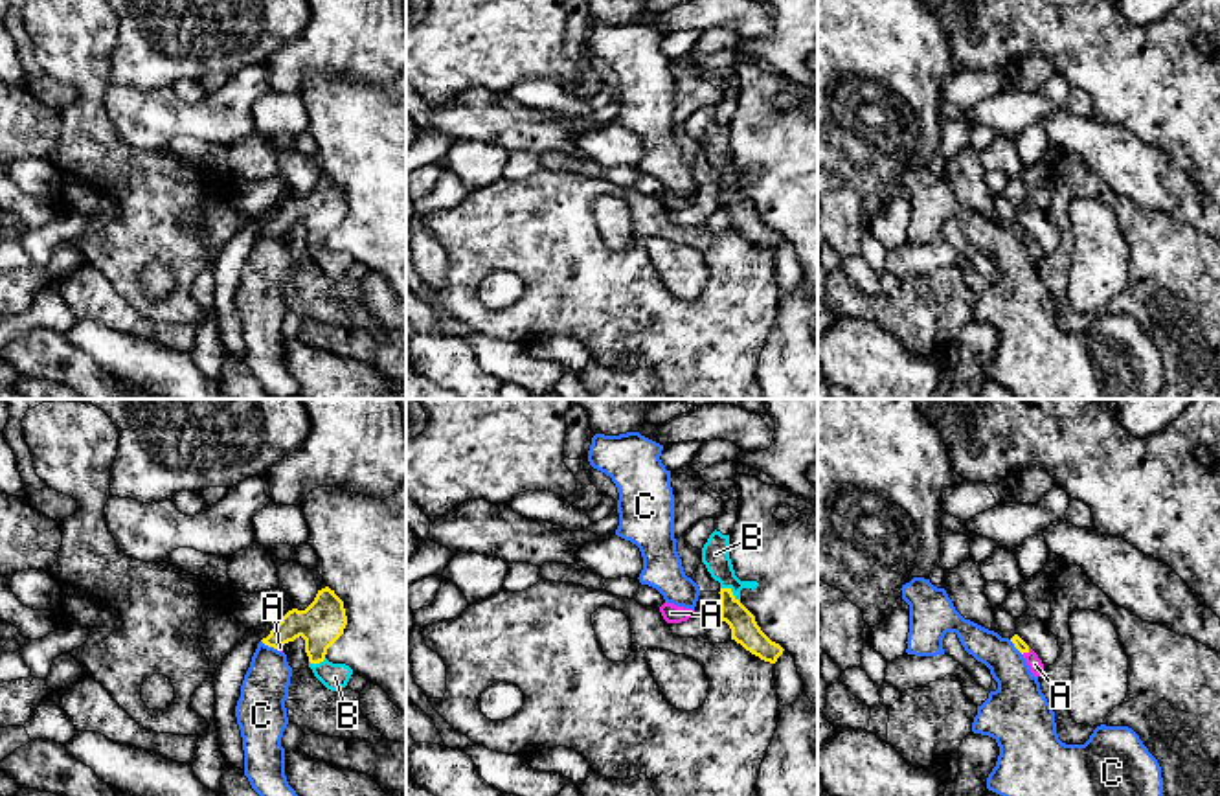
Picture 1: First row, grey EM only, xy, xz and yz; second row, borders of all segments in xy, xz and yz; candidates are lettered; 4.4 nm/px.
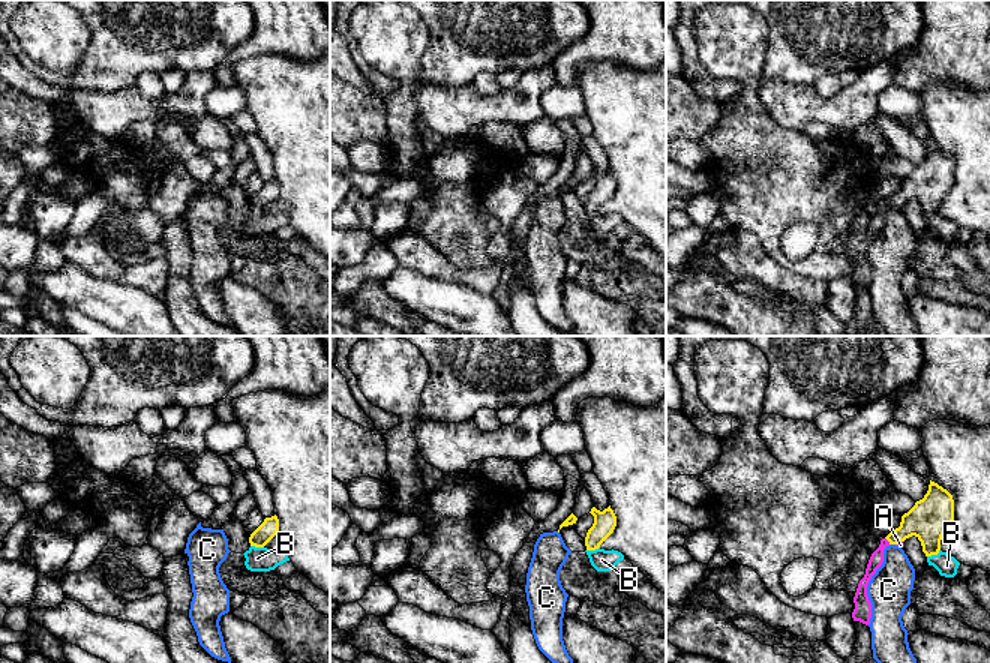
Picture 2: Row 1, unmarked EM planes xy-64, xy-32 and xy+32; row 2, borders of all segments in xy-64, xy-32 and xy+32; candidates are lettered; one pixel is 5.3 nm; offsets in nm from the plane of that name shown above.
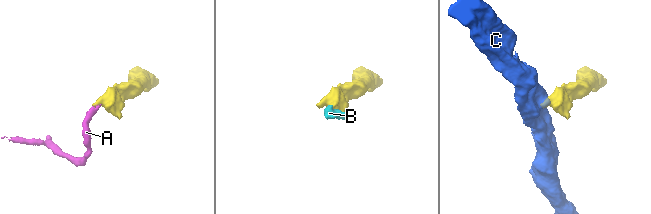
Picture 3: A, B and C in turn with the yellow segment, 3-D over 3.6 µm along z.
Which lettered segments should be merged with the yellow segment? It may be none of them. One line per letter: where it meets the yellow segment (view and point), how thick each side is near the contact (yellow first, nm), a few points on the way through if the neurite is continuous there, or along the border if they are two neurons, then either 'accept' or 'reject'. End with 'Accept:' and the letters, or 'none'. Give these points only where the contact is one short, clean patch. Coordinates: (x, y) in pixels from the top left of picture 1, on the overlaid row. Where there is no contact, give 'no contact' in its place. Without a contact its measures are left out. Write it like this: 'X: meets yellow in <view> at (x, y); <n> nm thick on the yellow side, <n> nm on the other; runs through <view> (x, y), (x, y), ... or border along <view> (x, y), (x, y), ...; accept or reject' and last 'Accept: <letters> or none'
A: meets yellow in yz at (1026, 651); 50 nm thick on the yellow side, 70 nm on the other; runs through yz (1016, 640), (1026, 651), (1035, 664); accept
B: meets yellow in xz at (732, 592); 120 nm thick on the yellow side, 130 nm on the other; runs through xz (745, 629), (732, 611), (732, 592), (715, 554); accept
C: meets yellow in xy at (269, 646); 190 nm thick on the yellow side, 200 nm on the other; border along xy (261, 640), (276, 649); reject
Accept: A, B

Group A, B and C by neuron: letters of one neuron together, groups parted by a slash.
A B / C

